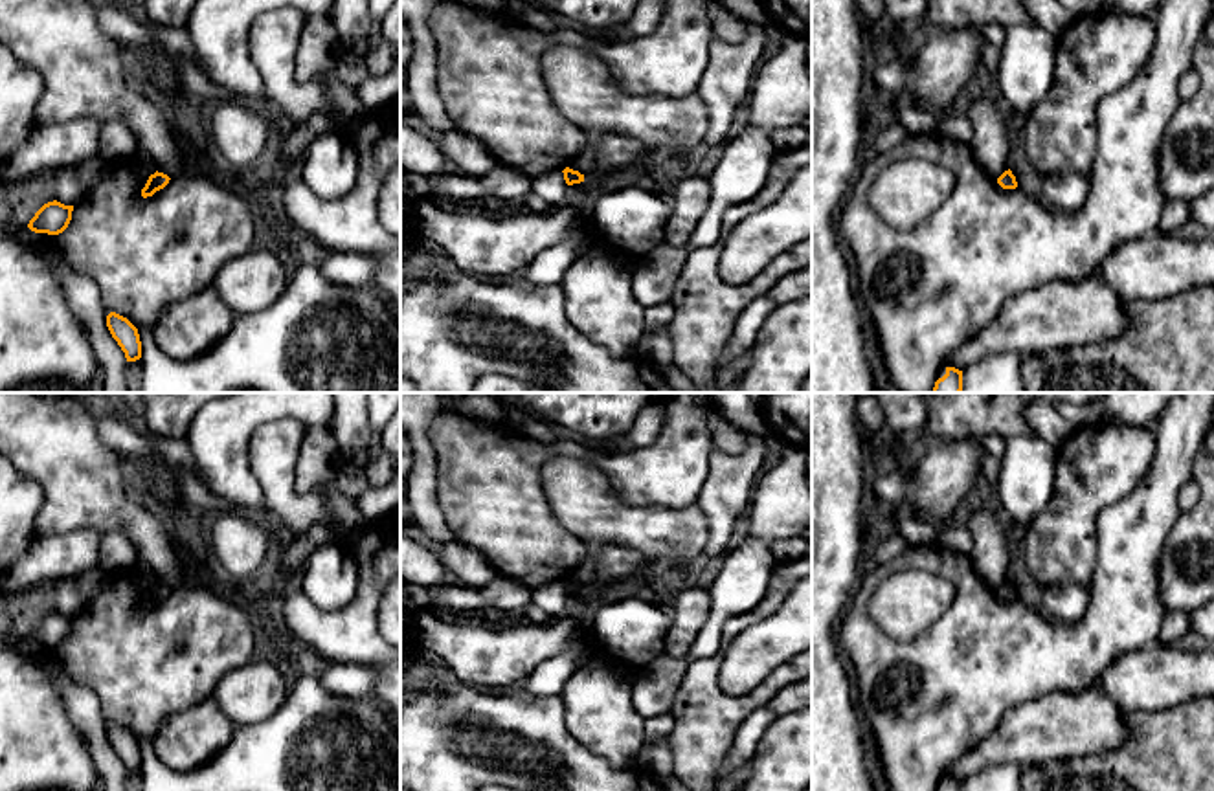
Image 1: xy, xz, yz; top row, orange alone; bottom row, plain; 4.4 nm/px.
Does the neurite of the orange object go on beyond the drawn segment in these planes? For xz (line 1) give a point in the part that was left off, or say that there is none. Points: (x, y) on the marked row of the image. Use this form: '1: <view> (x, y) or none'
1: none

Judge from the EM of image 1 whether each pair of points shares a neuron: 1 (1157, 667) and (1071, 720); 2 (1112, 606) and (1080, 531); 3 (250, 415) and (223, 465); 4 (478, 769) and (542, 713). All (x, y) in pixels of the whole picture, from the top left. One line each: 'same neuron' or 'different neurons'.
1: different neurons
2: different neurons
3: same neuron
4: same neuron

